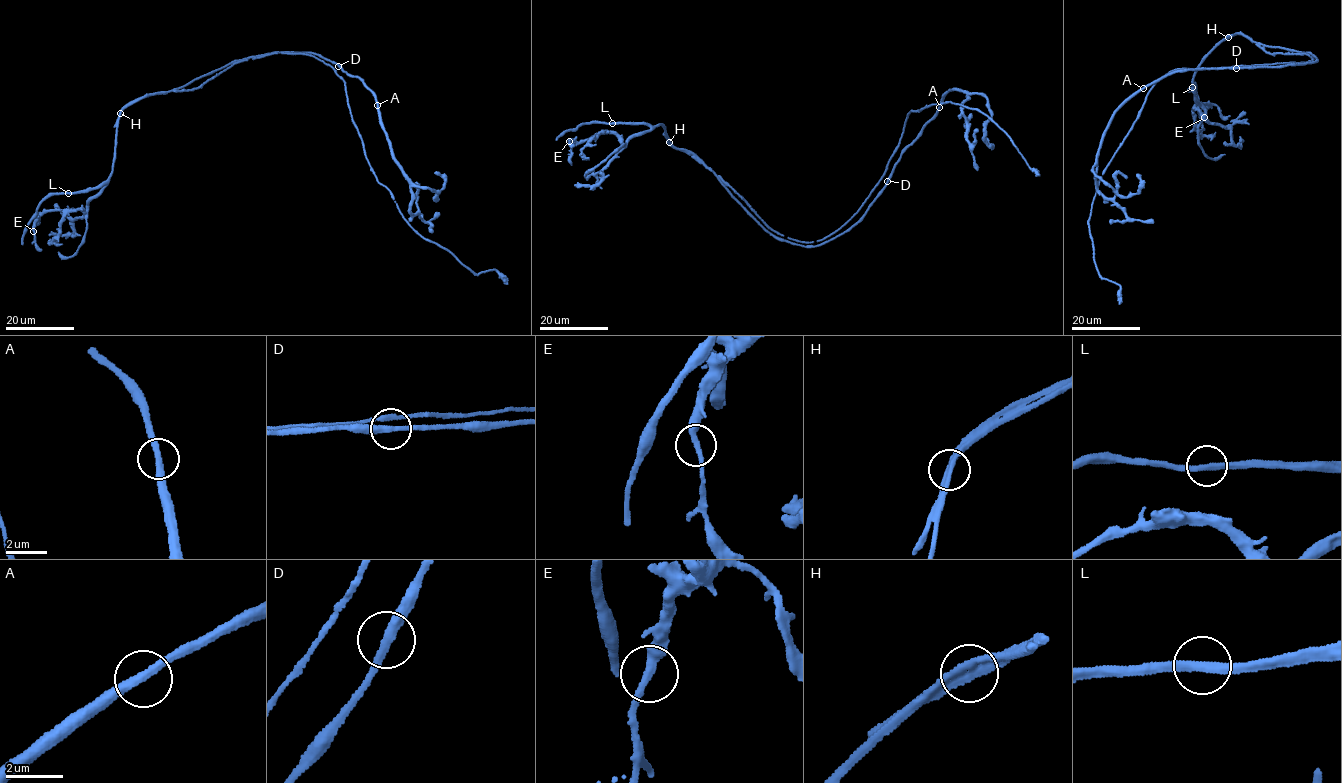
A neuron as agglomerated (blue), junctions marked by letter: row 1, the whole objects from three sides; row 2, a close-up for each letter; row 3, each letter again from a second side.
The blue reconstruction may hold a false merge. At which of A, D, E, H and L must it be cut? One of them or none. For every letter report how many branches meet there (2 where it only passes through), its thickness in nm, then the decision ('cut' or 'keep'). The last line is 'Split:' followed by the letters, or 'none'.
A: 2 | 300 nm | keep
D: 2 | 300 nm | keep
E: 2 | 320 nm | keep
H: 2 | 320 nm | cut
L: 2 | 320 nm | keep
Split: H

